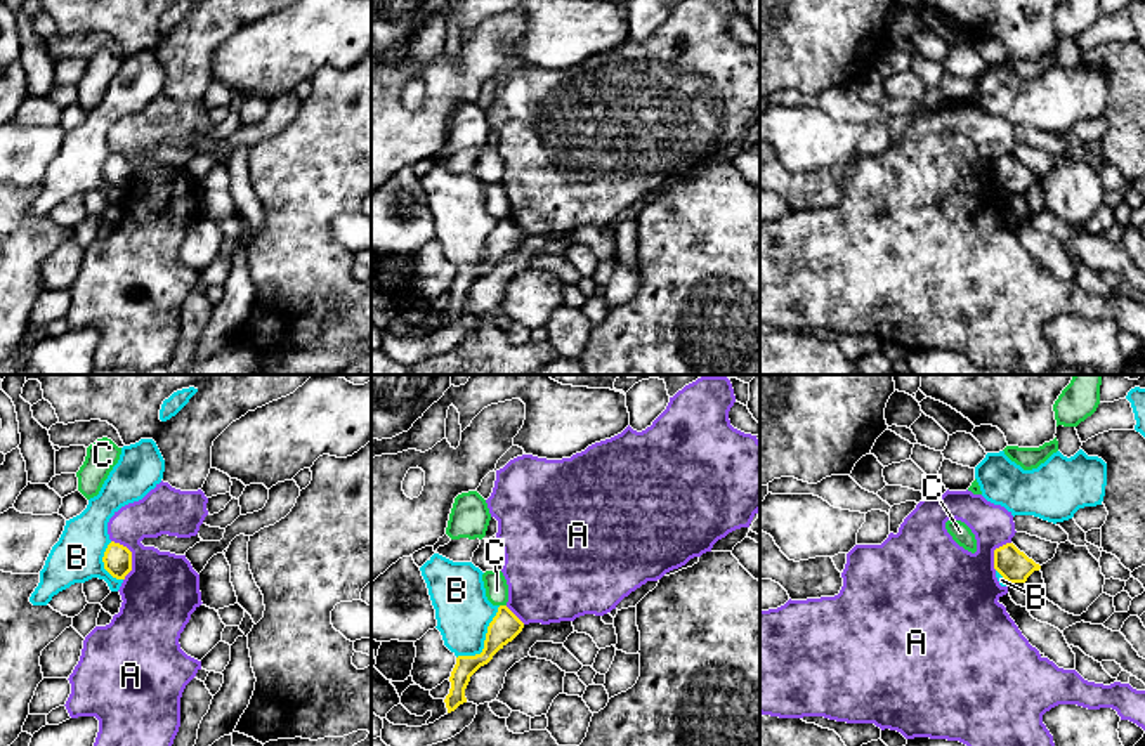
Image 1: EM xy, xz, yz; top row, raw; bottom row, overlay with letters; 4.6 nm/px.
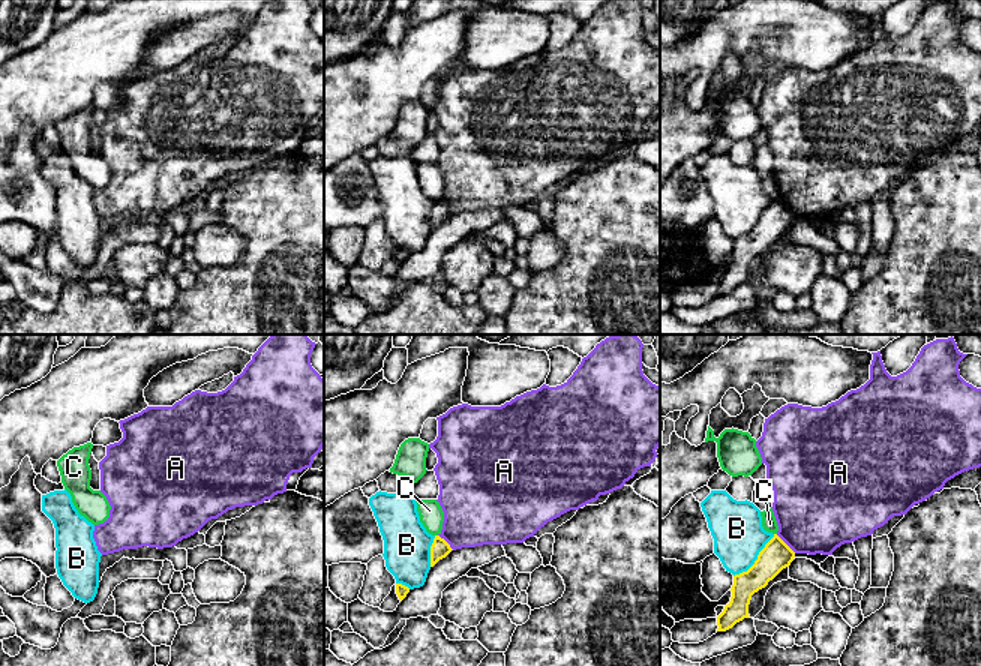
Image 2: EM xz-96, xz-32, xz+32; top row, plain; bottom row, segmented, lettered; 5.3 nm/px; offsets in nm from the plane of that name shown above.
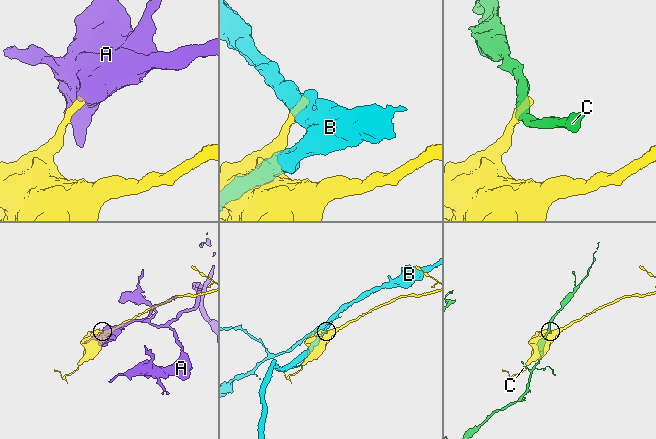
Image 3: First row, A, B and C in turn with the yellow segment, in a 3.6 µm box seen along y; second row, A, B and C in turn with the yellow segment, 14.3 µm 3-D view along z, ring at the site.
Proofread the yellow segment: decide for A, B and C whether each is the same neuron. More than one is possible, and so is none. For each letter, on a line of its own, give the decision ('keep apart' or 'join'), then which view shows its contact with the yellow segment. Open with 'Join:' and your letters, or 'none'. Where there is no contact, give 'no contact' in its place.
Join: none
A: keep apart | xy
B: keep apart | xz
C: keep apart | xz

